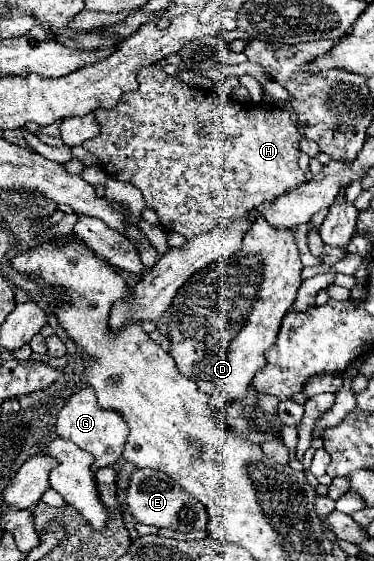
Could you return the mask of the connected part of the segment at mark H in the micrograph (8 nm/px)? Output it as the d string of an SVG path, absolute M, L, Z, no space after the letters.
M154 66L142 68L136 80L138 90L126 92L118 100L118 106L112 110L94 110L102 130L82 146L98 156L110 178L136 186L146 206L156 210L160 224L168 232L178 232L190 240L216 226L226 226L230 220L246 216L250 208L272 202L306 182L306 174L298 168L298 142L302 134L288 110L280 106L242 104L222 92L182 84L178 76L168 76Z

